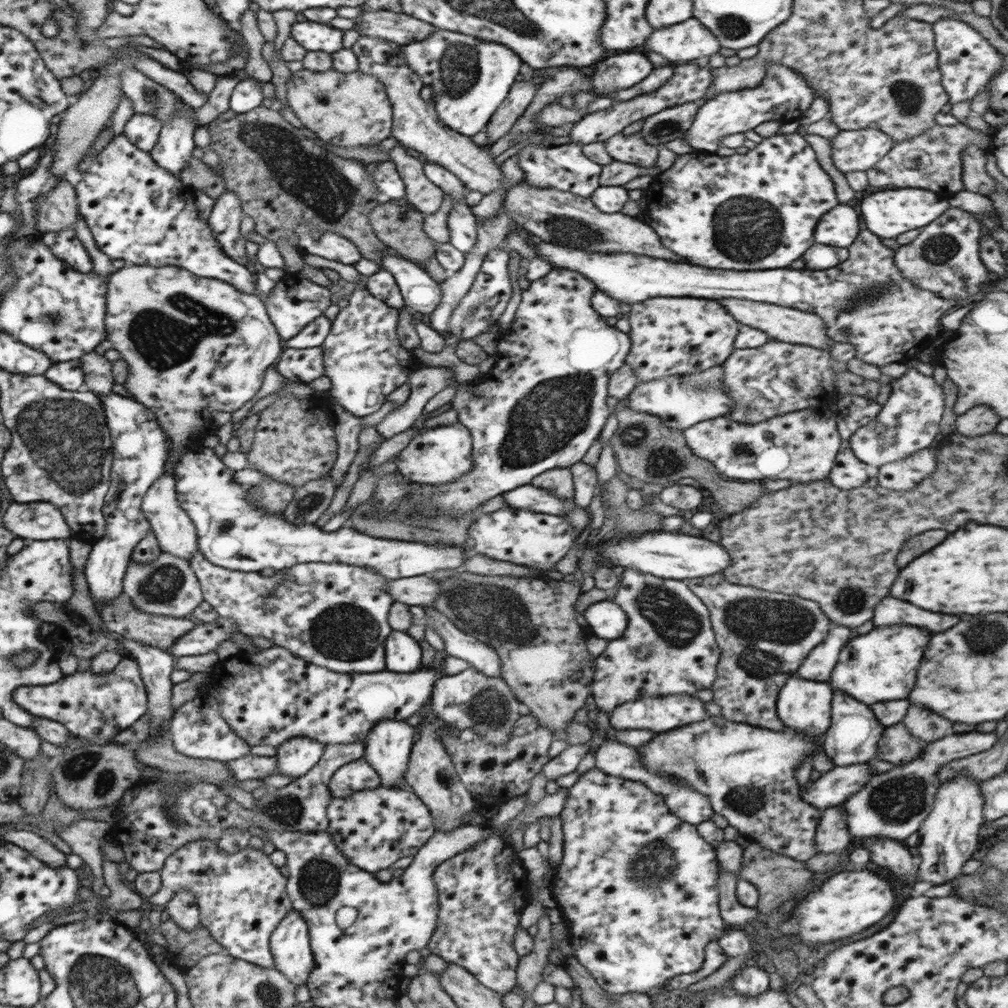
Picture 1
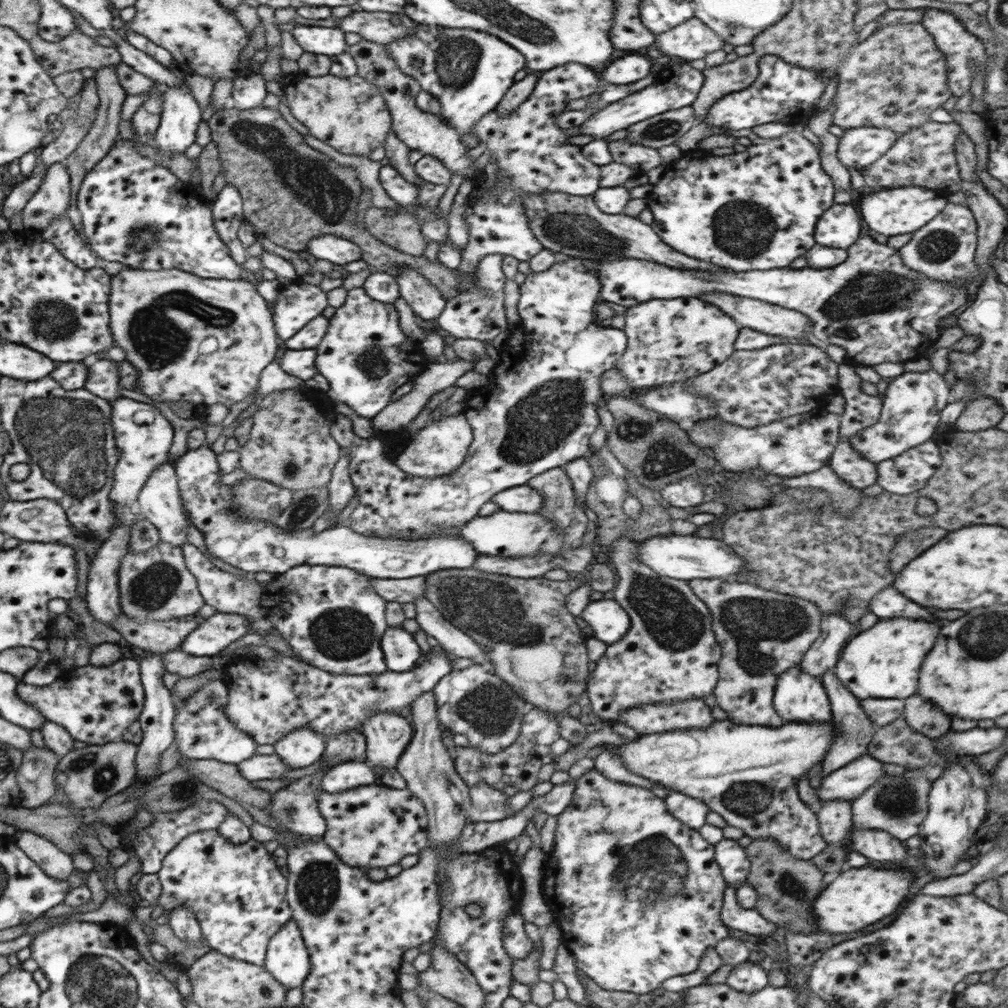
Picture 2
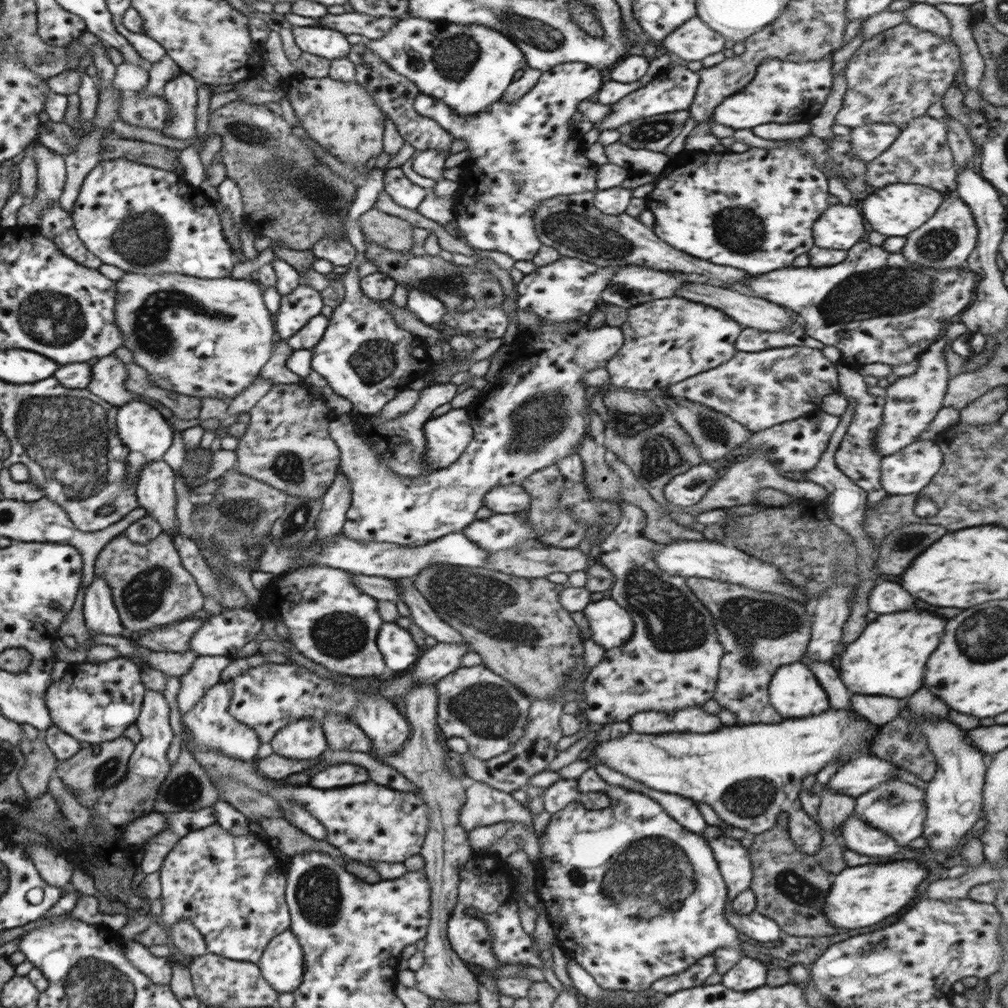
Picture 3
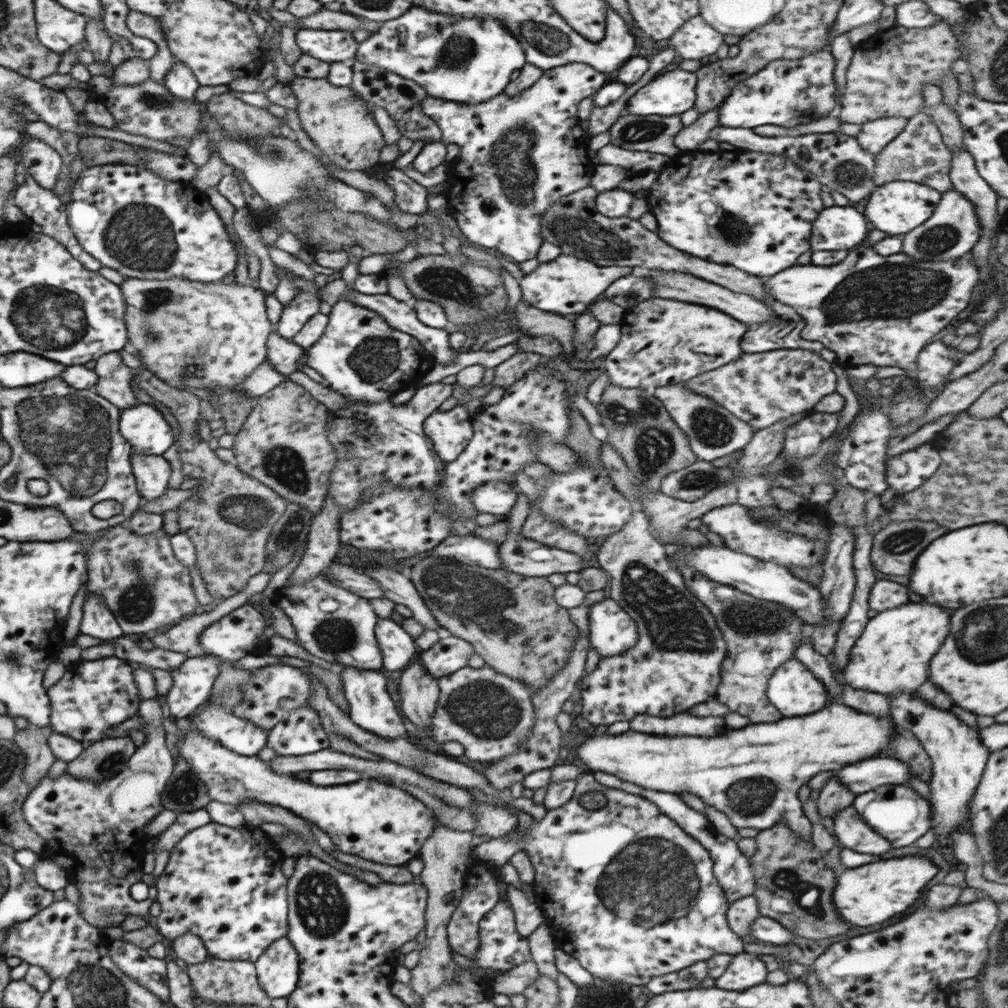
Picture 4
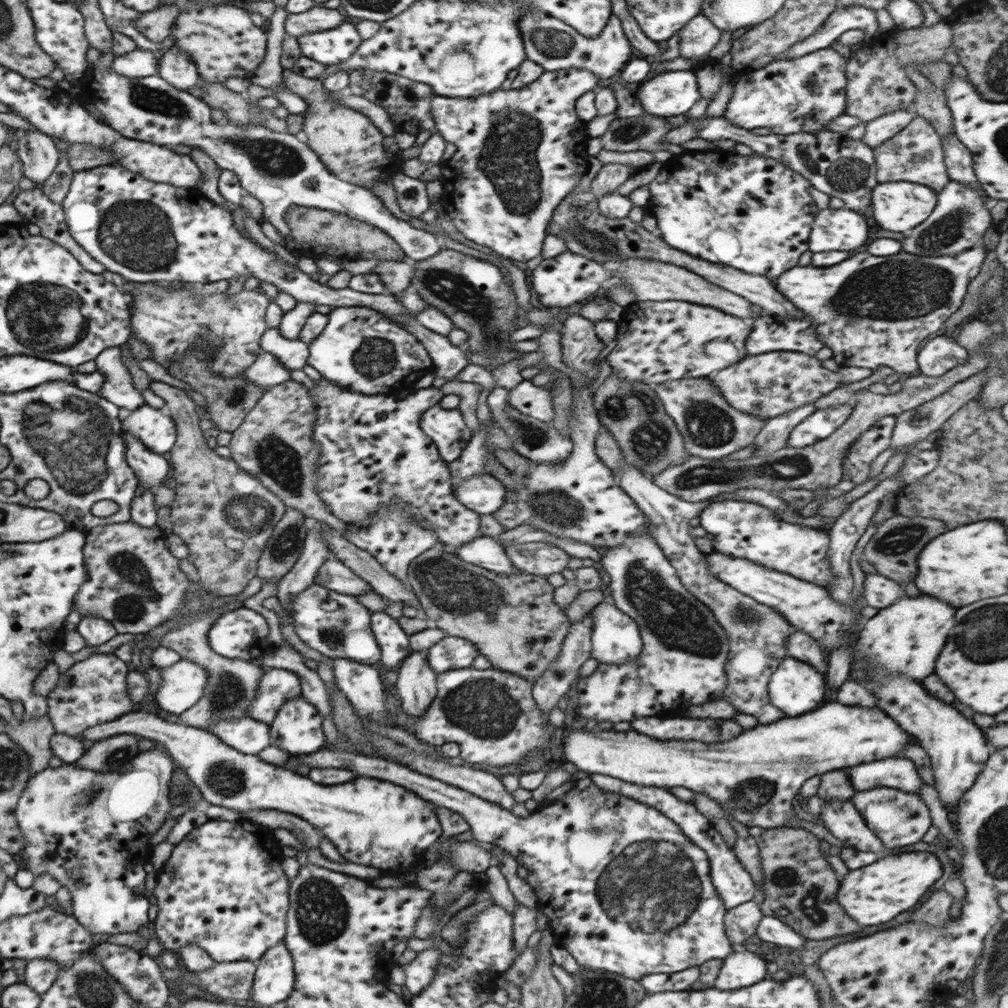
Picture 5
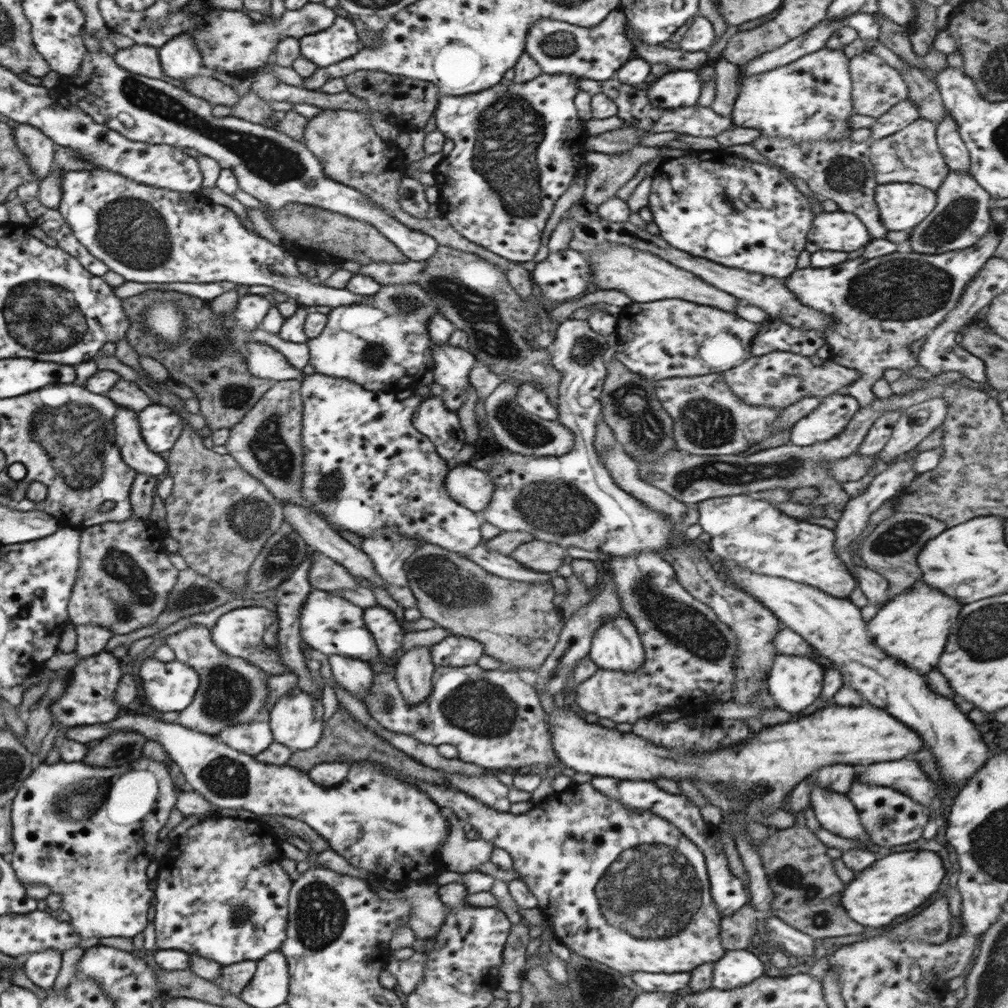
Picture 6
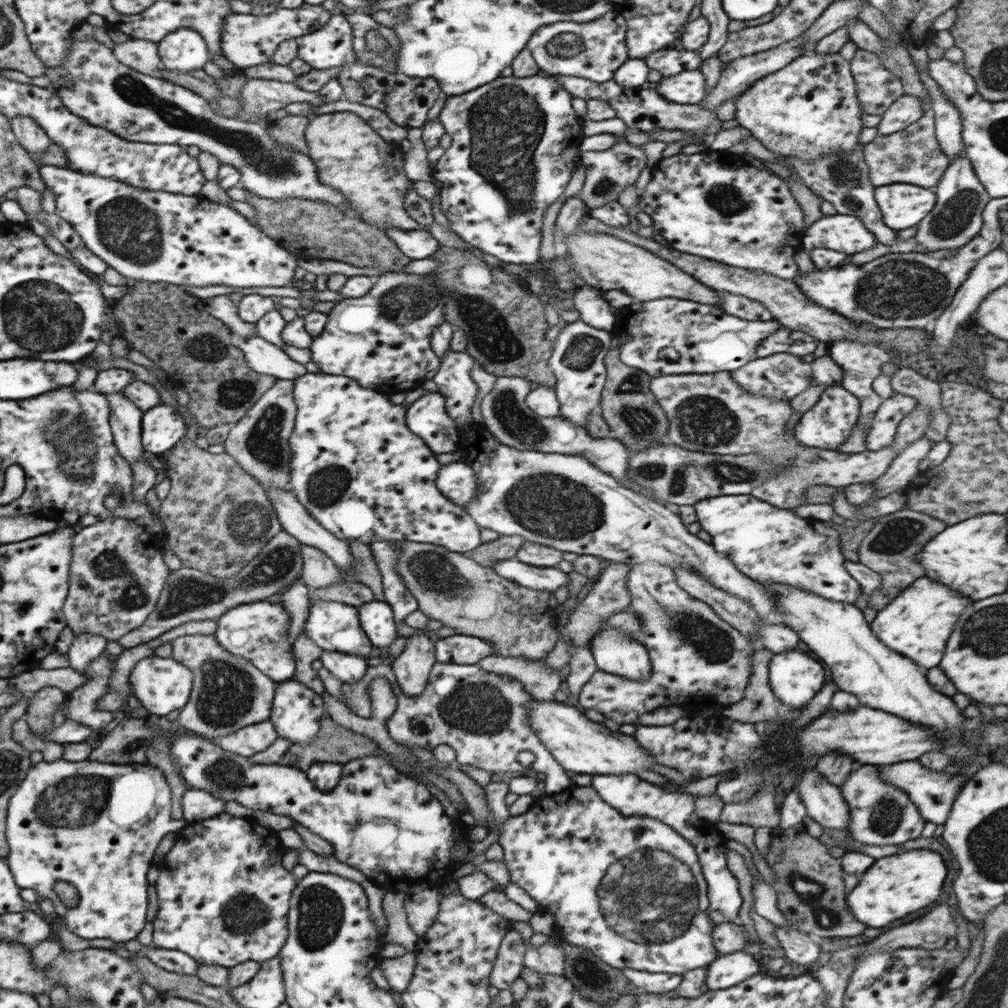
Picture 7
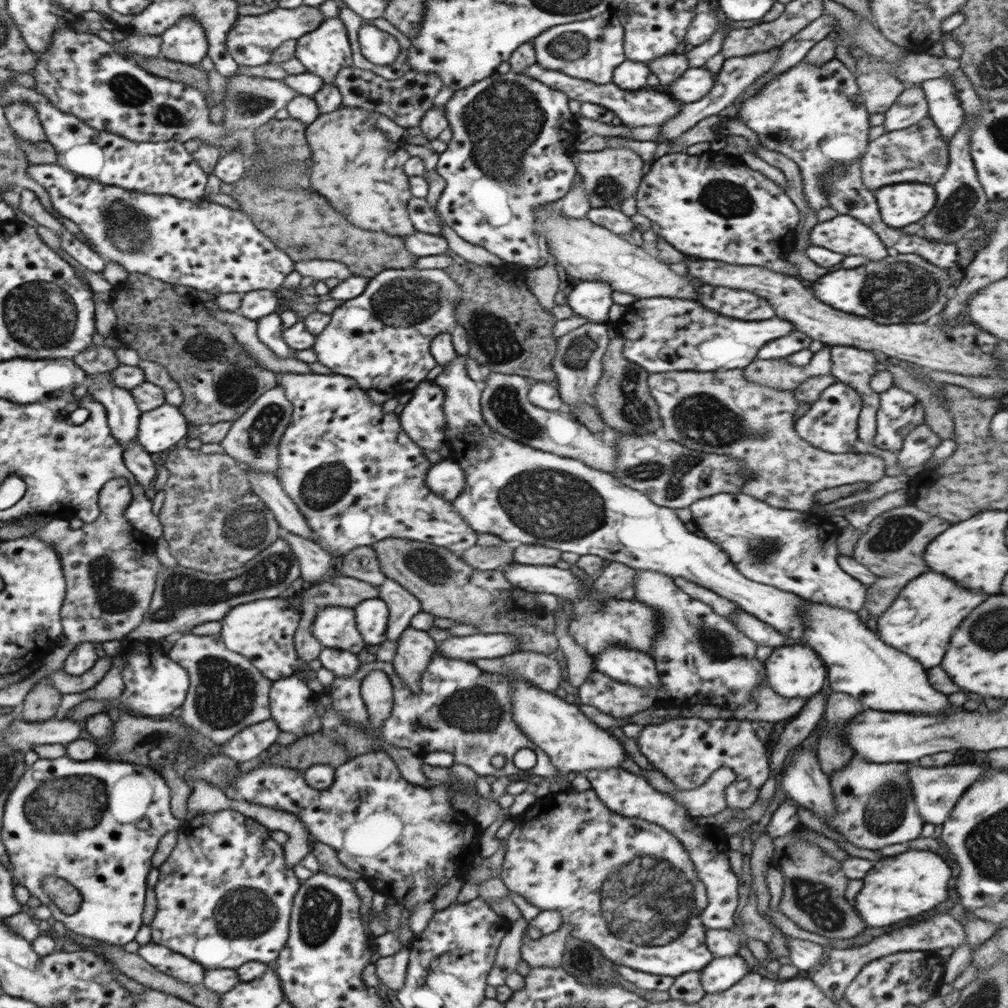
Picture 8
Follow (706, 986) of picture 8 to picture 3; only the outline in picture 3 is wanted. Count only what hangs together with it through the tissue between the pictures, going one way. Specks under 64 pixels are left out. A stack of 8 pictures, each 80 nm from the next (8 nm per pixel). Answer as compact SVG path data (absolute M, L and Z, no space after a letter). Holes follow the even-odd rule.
M744 955L738 964L722 975L721 983L730 990L744 992L766 985L766 974L762 962Z

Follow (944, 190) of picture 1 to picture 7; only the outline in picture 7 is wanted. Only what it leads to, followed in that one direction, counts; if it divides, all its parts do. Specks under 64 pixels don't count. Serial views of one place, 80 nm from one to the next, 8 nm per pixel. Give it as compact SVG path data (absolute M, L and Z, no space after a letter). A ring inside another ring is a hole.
M926 114L899 132L878 135L870 144L863 145L863 157L869 168L870 182L876 187L904 183L934 188L950 164L950 159L936 140L935 118Z

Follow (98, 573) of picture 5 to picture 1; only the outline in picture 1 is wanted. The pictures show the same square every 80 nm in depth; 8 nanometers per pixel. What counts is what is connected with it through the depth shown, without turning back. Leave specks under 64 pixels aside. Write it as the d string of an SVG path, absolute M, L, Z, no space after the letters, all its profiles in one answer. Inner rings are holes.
M161 551L158 558L147 565L130 561L123 580L122 594L129 596L133 605L142 613L177 618L192 615L195 608L198 608L203 601L199 580L190 568L189 561L166 551Z

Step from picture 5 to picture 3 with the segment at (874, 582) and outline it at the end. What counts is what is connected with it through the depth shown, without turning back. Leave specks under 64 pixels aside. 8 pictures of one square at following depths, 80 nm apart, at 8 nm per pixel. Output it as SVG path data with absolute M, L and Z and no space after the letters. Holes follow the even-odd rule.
M882 581L869 593L869 611L877 615L902 612L910 608L914 608L914 602L910 602L910 594L893 581Z

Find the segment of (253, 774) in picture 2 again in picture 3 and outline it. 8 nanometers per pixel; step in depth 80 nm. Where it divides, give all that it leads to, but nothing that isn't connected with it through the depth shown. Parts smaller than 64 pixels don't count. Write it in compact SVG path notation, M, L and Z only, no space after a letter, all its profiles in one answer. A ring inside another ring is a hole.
M273 752L266 758L254 759L254 762L257 773L271 779L282 780L287 776L312 768L315 764L319 763L319 760L321 760L320 757L296 760L280 756Z

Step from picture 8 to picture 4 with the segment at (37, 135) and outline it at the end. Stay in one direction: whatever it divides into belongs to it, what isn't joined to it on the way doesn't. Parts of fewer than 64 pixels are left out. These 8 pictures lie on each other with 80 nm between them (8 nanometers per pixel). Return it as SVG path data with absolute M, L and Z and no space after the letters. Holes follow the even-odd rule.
M32 138L26 139L18 152L22 154L21 162L25 172L42 188L52 190L62 166L60 154L42 140Z

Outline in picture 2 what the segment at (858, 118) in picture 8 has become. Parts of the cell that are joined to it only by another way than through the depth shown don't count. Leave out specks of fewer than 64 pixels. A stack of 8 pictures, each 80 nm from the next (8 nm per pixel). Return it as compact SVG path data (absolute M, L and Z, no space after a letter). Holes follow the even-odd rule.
M766 55L759 60L759 73L756 80L751 85L748 85L748 88L738 92L732 92L723 96L720 100L717 100L710 107L707 117L703 122L717 126L718 128L724 128L724 132L754 128L754 126L760 126L760 124L766 124L768 122L800 125L807 122L807 120L813 116L813 112L817 111L819 100L826 90L827 83L828 80L816 71L788 64L786 61L774 55Z

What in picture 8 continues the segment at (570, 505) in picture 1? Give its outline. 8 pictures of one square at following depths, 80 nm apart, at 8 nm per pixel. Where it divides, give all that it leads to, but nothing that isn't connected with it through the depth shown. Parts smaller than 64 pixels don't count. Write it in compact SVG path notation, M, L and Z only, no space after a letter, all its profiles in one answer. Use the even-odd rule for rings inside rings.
M443 460L430 466L430 472L426 472L426 487L447 501L455 499L464 488L466 479L460 464L455 461Z

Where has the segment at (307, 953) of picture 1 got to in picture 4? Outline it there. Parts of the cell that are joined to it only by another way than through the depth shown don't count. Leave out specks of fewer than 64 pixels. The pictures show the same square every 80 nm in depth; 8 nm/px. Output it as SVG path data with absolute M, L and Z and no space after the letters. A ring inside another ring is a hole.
M287 936L275 940L255 963L258 982L270 999L291 995L298 986L300 961Z

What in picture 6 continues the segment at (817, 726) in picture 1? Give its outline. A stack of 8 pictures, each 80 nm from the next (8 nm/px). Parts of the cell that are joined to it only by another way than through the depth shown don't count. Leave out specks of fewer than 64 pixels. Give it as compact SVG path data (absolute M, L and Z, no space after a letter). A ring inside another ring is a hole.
M778 655L774 666L766 678L766 687L772 695L776 707L799 716L814 709L823 689L824 665L822 661L812 660L796 655Z

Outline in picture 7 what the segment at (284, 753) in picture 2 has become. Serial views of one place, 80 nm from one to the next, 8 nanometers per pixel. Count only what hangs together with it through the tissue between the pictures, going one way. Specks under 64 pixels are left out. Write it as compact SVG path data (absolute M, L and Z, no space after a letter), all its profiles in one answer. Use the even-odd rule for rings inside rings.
M290 678L277 684L269 720L272 721L279 737L287 738L291 743L310 743L316 739L321 721L325 717L324 706L325 703L321 695L296 679Z

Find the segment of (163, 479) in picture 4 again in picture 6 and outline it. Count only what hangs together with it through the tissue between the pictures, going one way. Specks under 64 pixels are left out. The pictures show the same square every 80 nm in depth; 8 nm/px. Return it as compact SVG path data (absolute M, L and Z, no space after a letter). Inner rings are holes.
M118 406L114 416L115 443L119 446L122 460L137 474L160 476L167 473L167 461L147 447L134 410Z

